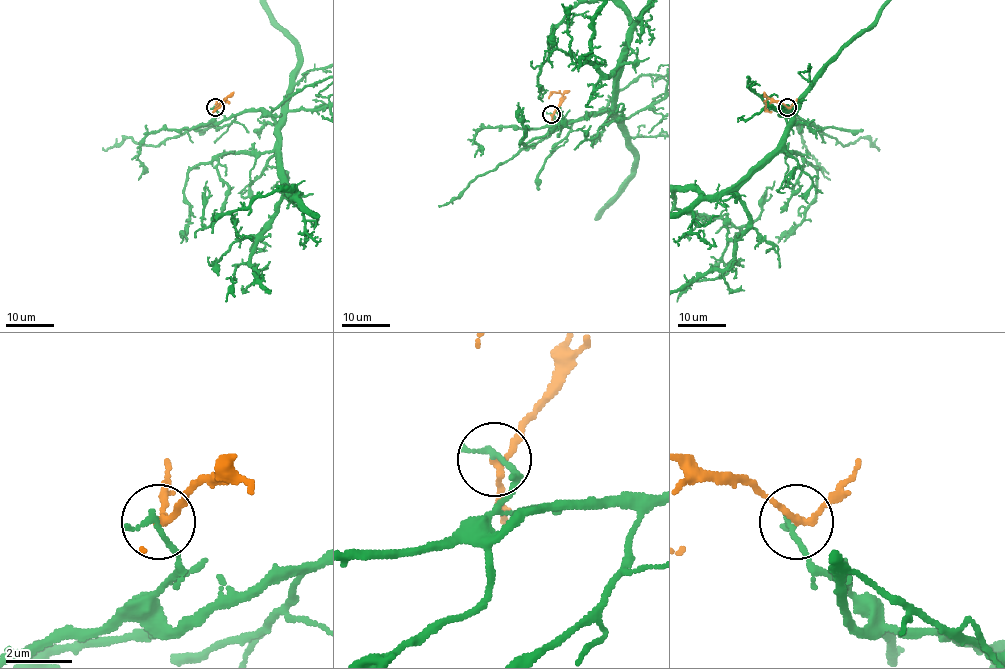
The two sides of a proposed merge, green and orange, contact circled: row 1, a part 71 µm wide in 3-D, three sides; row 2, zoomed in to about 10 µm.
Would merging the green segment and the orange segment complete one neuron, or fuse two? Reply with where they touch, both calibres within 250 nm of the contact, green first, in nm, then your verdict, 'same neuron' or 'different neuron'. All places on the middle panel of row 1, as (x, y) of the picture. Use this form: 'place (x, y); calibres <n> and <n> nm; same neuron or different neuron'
place (551, 114); calibres 200 and 190 nm; different neuron

